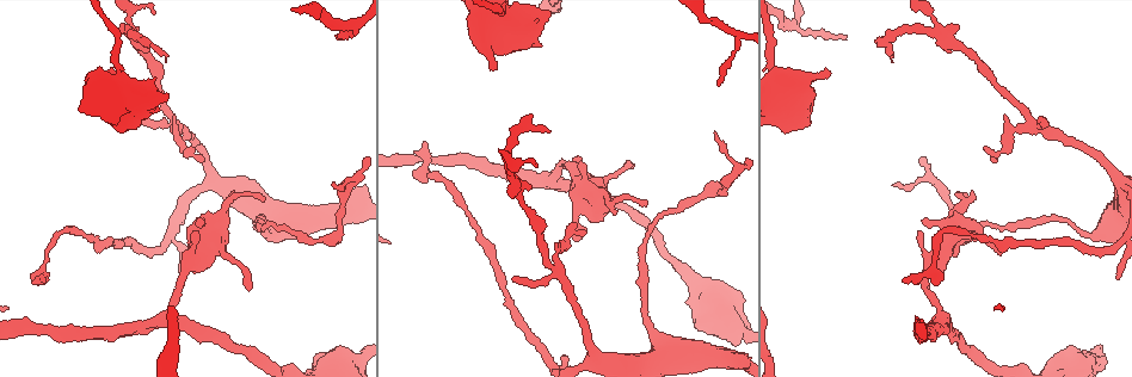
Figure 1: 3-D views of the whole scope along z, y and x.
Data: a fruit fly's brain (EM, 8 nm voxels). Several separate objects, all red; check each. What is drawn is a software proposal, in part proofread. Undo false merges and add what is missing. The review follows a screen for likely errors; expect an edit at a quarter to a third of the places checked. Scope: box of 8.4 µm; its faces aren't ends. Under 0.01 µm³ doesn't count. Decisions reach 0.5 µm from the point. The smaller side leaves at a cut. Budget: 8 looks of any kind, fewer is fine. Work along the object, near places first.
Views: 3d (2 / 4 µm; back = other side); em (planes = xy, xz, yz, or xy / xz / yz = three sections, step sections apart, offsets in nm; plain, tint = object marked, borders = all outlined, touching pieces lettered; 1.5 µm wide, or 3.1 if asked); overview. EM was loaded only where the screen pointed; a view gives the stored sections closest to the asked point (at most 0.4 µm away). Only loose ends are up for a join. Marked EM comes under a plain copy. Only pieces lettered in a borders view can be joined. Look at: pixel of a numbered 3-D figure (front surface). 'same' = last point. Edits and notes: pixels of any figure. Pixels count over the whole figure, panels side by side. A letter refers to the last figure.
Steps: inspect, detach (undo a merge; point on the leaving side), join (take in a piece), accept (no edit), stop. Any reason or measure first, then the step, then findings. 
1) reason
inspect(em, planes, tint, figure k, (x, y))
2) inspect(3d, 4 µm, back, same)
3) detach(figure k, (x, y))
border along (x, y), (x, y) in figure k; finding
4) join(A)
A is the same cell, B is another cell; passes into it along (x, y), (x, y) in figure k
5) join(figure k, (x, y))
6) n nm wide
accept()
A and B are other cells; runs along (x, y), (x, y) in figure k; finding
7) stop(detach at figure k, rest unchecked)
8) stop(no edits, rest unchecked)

narrows sharply
inspect(3d, 4 µm, figure 1, (923, 288))

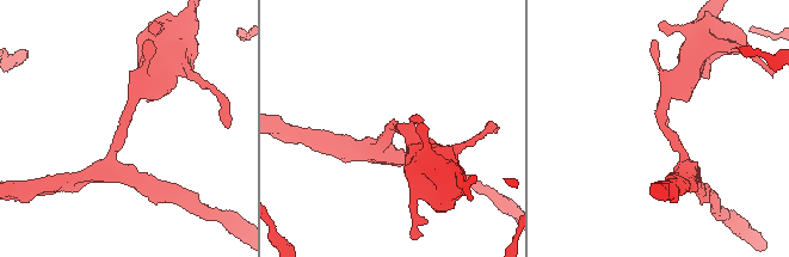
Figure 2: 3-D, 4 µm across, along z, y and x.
arms of 240, 280 nm; now the EM
inspect(em, planes, tint, figure 2, (389, 122))

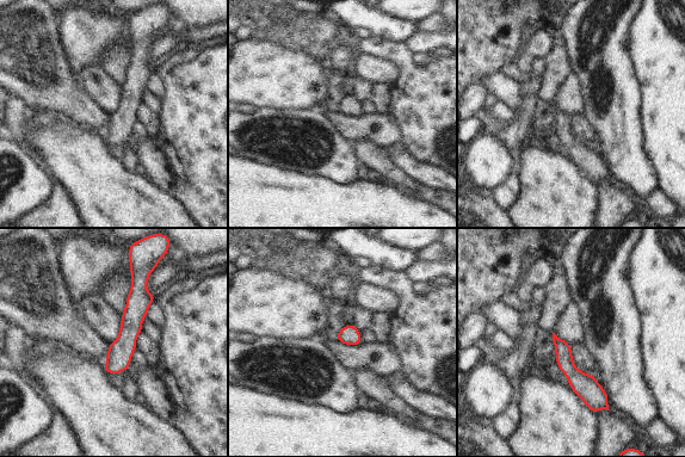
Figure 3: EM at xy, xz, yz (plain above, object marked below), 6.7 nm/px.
see the neighbours
inspect(em, planes, borders, same)

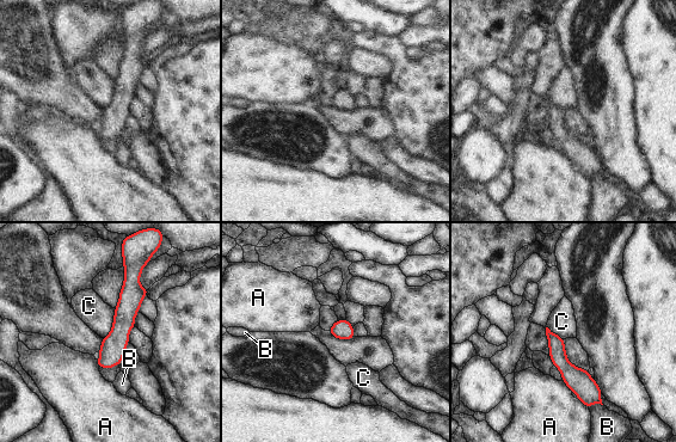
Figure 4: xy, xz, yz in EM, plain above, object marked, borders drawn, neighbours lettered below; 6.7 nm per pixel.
accept()
A, B and C are other cells; runs along (130, 270), (120, 336), (100, 363) in figure 4; all the same cell

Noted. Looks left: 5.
thin end
inspect(em, yz, step 8, tint, figure 1, (547, 130))

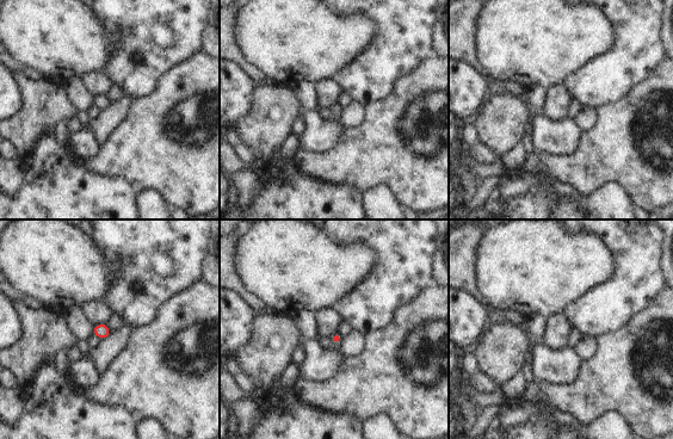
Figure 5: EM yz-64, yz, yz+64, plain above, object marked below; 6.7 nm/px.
another direction
inspect(em, planes, borders, same)

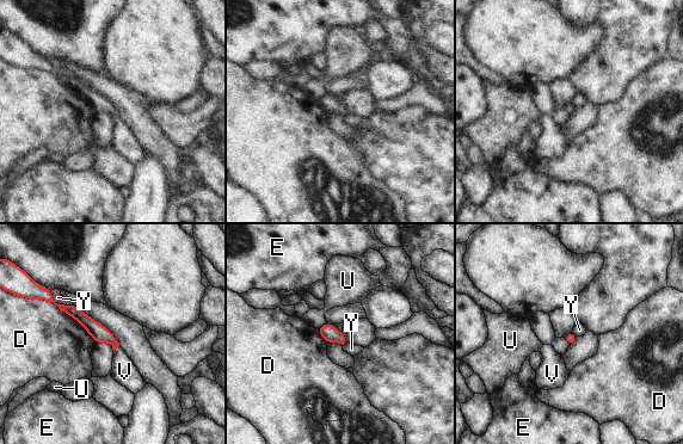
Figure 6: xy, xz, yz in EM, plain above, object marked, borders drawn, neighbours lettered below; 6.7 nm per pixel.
D touches over 480 nm
join(V)
V is the same cell, D, E, U and Y are other cells; the cell continues

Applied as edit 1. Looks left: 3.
branch stops here
inspect(em, xy, step 8, borders, figure 1, (495, 65))

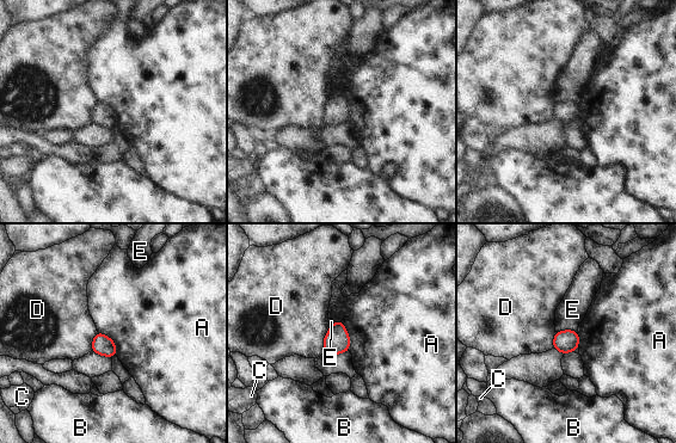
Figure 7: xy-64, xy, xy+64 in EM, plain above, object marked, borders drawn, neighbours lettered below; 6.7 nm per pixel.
another direction
inspect(em, planes, borders, same)

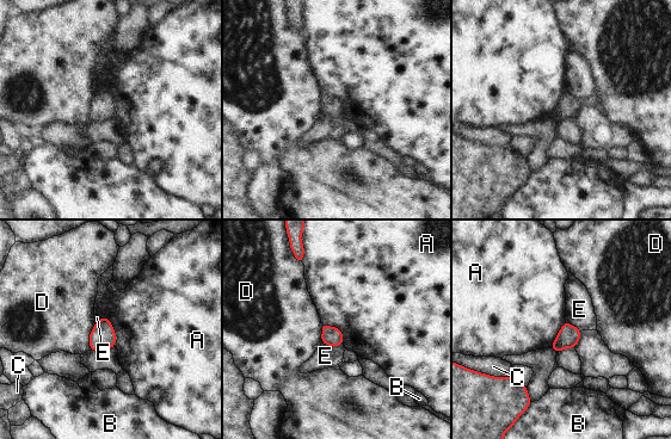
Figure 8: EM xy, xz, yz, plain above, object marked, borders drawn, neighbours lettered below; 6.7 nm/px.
130 nm wide
accept()
A, B, C, D and E are other cells; border along (322, 322), (336, 326), (344, 342) in figure 8; none of them fits

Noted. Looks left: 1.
stop(join at figure 6, rest unchecked)

